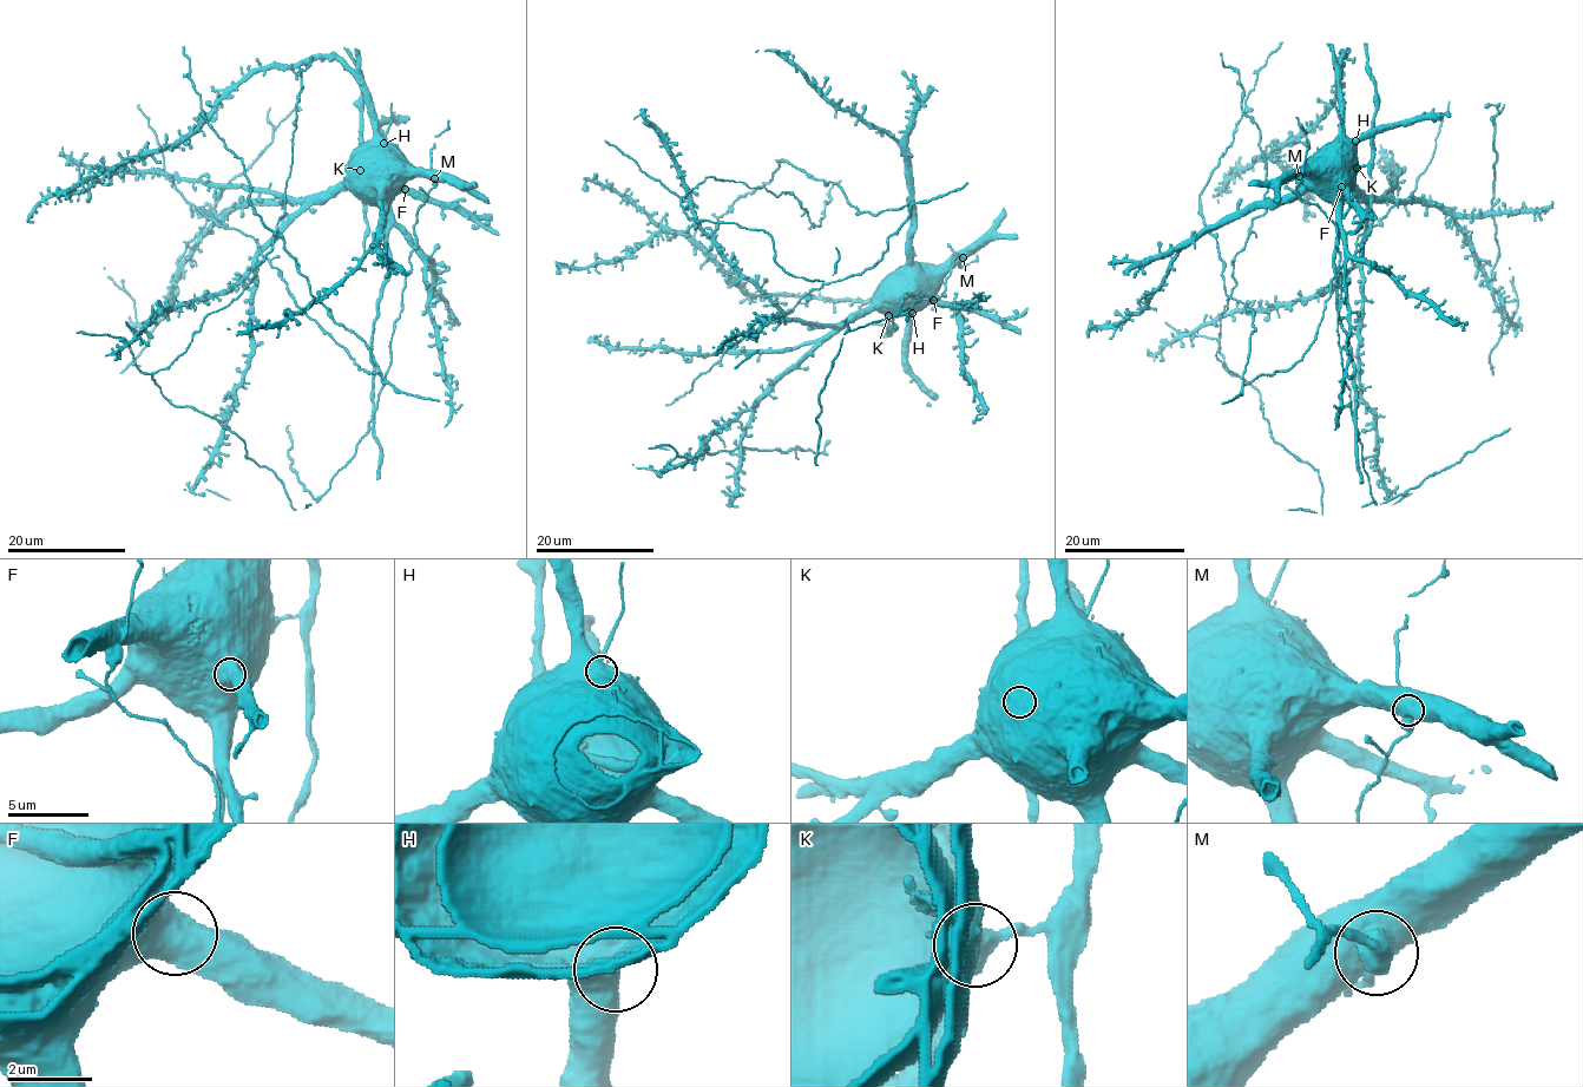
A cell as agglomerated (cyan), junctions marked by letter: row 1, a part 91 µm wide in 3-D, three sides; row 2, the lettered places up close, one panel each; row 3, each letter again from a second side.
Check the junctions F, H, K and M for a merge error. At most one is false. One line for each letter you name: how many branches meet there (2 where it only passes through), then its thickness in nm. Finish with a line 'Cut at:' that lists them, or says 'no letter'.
K: 2 | 650 nm
Cut at: K

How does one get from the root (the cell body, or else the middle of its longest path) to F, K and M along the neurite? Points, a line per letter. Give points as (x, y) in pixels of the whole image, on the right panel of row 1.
F: (1315, 334), (1329, 296), (1329, 281), (1347, 259), (1357, 264), (1364, 234), (1366, 203), (1350, 187), (1341, 187)
K: (1315, 334), (1335, 268), (1347, 259), (1352, 259), (1355, 266), (1359, 260), (1366, 203), (1352, 182), (1357, 168)
M: (1315, 334), (1335, 268), (1359, 260), (1366, 203), (1350, 184), (1299, 176)

